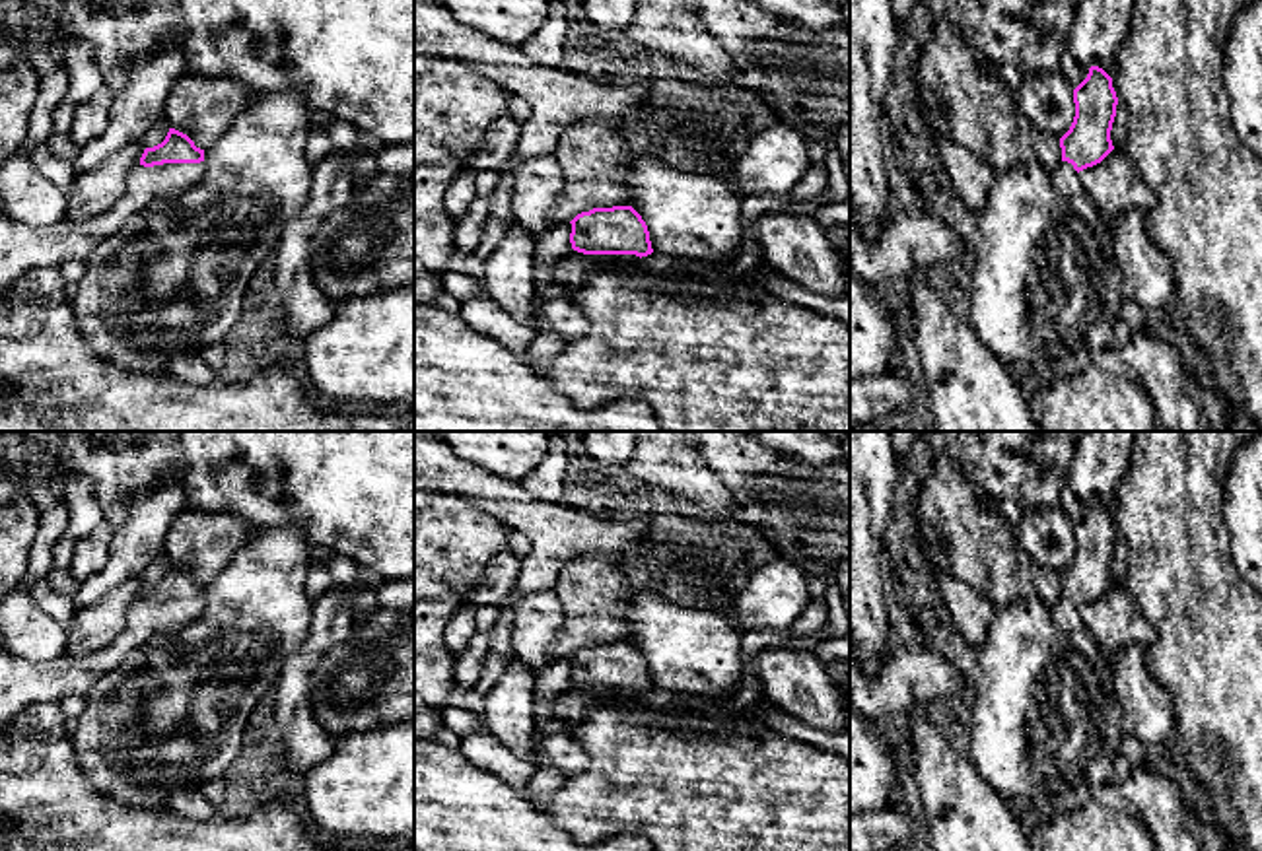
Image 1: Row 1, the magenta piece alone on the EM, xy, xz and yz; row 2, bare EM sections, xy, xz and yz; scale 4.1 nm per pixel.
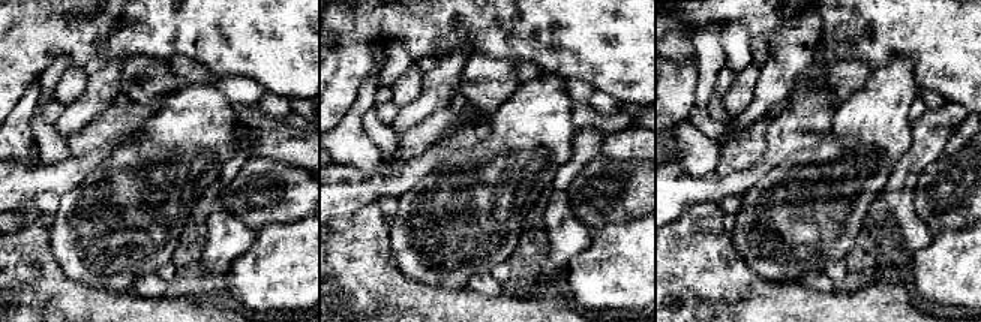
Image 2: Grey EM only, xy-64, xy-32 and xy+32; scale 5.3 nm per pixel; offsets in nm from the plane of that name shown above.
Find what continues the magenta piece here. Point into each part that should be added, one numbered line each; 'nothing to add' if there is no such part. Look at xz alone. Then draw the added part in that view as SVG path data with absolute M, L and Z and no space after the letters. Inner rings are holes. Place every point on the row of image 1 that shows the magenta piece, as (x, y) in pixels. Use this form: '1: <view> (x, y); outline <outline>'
nothing to add

